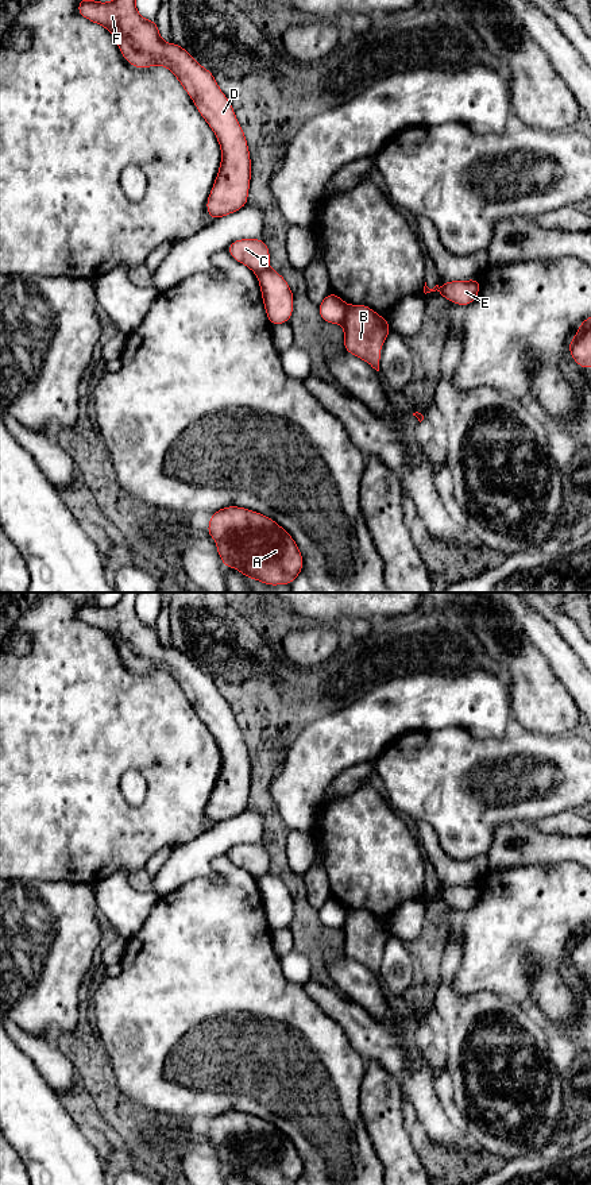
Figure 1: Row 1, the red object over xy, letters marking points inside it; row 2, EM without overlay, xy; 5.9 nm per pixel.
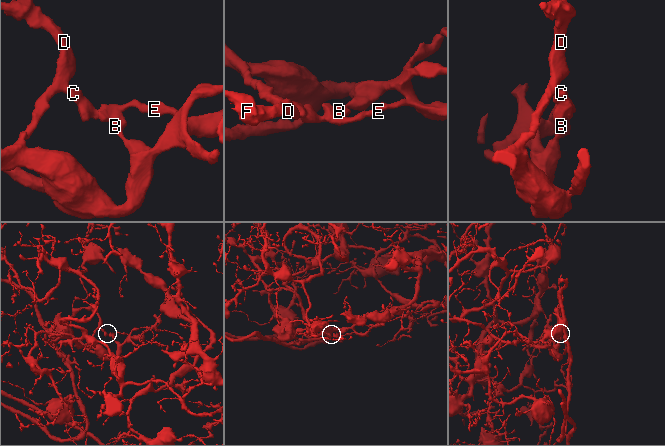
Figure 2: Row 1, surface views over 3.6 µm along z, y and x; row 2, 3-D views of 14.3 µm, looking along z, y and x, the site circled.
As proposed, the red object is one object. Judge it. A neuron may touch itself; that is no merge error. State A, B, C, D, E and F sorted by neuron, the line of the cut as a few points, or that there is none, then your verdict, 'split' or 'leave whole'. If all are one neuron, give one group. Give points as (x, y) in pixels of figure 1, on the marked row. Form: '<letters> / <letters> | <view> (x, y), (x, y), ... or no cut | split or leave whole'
A B C D F / E | xy (348, 307), (342, 323) | split

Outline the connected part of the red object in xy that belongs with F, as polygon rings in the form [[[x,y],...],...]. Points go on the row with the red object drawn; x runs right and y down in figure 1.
[[[80,0],[77,12],[88,20],[109,30],[124,59],[134,67],[146,69],[152,65],[161,65],[170,69],[196,104],[200,115],[216,134],[223,158],[212,192],[208,196],[208,215],[213,220],[219,220],[246,206],[251,180],[250,151],[244,131],[235,116],[235,111],[219,88],[212,72],[202,67],[184,47],[177,43],[163,42],[157,20],[143,19],[136,9],[135,0],[113,0],[109,3]]]

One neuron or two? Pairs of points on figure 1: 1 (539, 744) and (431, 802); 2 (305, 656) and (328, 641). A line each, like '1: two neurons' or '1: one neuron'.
1: one neuron
2: one neuron

